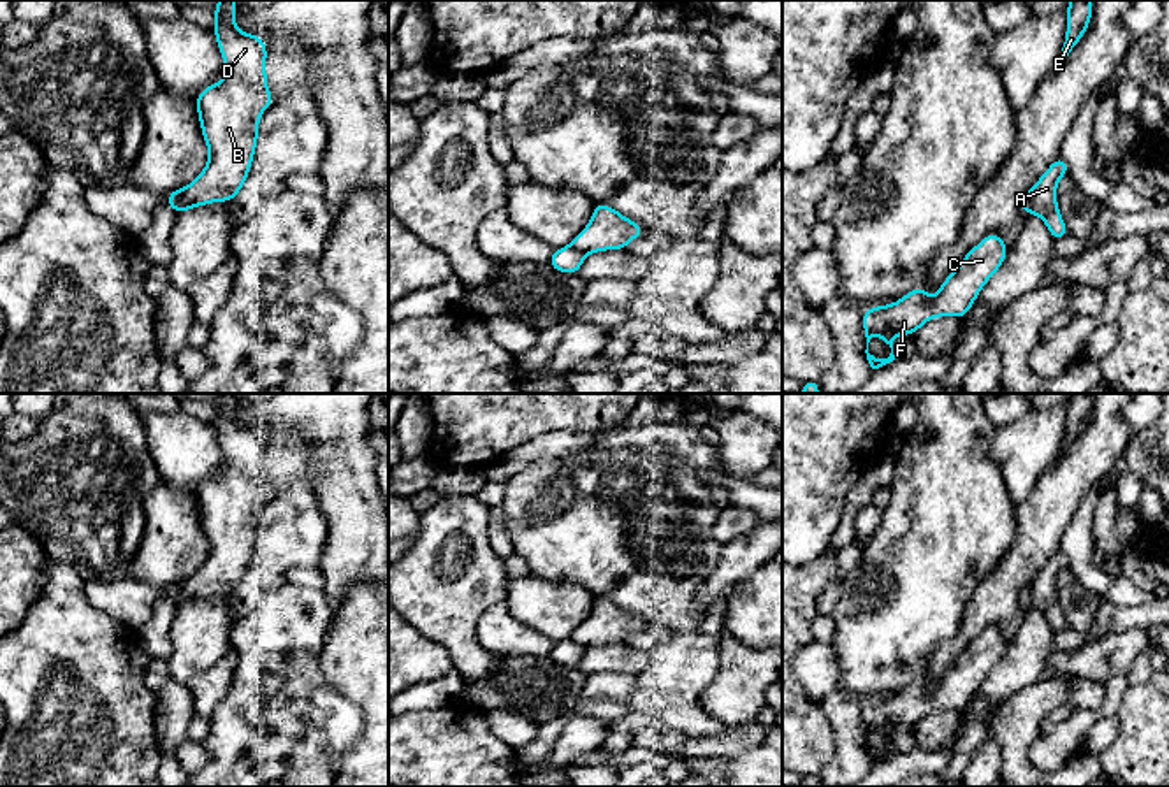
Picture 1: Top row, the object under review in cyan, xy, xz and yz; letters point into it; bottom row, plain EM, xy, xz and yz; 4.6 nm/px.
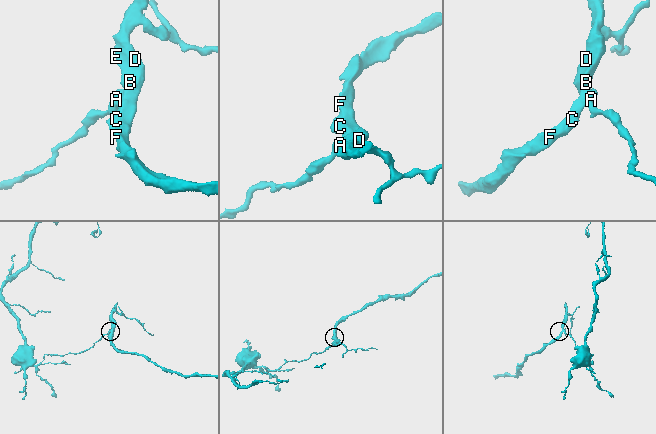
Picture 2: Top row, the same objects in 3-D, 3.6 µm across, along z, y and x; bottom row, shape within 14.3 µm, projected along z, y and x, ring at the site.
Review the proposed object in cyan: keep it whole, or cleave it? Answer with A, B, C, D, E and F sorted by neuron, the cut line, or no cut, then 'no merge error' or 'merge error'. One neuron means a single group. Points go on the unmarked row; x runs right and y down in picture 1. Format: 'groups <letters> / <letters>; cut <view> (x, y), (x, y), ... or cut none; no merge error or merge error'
groups A / B C D E F; cut xy (183, 584), (180, 603); merge error

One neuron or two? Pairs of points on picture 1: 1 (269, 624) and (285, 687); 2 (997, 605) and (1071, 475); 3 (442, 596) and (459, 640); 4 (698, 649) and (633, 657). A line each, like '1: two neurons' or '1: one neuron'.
1: one neuron
2: one neuron
3: one neuron
4: two neurons

